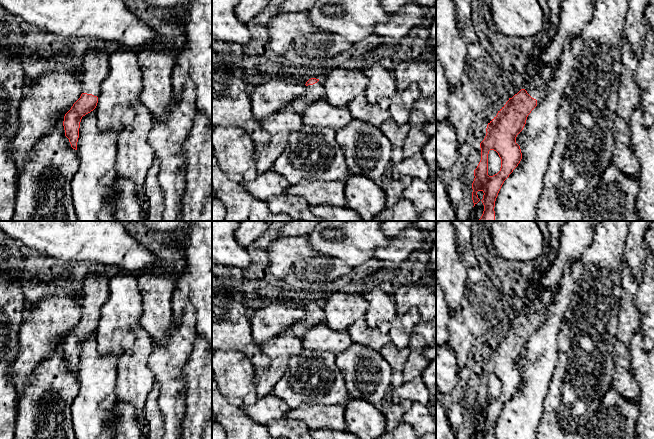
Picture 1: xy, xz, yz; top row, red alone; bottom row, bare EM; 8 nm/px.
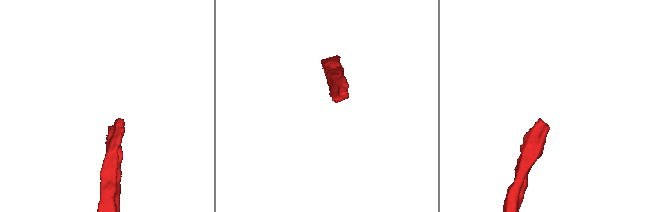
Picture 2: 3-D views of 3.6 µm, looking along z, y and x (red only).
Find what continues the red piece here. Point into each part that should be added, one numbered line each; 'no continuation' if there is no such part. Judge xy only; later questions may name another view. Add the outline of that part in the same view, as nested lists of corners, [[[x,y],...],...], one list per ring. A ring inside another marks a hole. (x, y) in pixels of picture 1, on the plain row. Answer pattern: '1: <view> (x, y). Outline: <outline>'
1: xy (95, 292). Outline: [[[105,270],[91,275],[85,280],[81,301],[82,317],[99,320],[101,308],[108,298],[108,282]]]

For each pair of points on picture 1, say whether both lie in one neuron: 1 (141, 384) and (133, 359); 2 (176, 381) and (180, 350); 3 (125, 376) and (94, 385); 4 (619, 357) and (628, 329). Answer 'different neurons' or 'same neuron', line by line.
1: same neuron
2: same neuron
3: different neurons
4: same neuron

